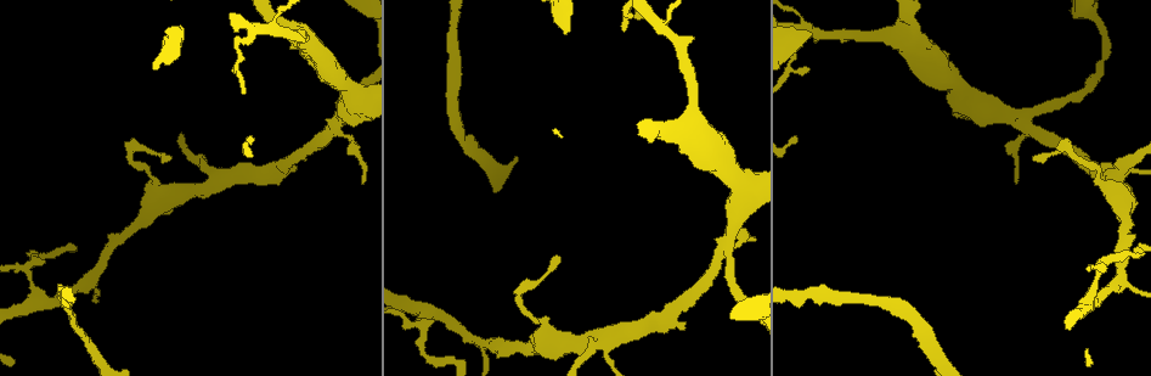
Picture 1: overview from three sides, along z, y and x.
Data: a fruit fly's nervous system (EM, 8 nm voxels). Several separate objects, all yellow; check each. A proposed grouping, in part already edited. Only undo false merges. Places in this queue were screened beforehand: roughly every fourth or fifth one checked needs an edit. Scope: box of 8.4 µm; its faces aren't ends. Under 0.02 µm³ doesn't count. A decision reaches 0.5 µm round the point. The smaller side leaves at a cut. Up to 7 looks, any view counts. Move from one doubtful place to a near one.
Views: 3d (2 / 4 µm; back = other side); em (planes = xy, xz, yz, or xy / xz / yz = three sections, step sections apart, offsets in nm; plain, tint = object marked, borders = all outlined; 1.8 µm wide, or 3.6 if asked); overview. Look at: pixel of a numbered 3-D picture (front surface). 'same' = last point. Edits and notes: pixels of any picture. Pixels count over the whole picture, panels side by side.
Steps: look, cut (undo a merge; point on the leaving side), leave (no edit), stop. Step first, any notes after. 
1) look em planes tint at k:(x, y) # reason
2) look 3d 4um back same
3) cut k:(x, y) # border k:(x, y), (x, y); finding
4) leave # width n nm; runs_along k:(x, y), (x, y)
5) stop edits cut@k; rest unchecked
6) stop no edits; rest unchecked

look 3d 4um at 1:(216, 179) # small branch off a trunk

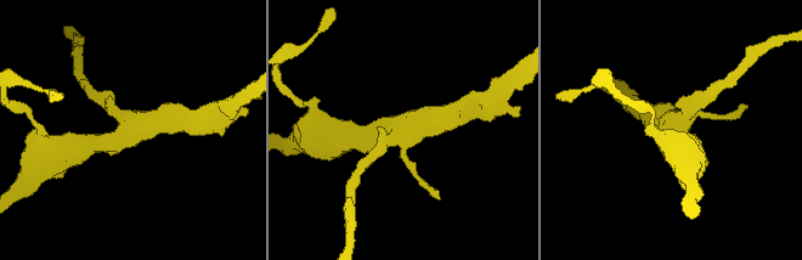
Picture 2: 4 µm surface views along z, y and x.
look em planes tint at 2:(677, 130) # arms 4; shape alone is not enough

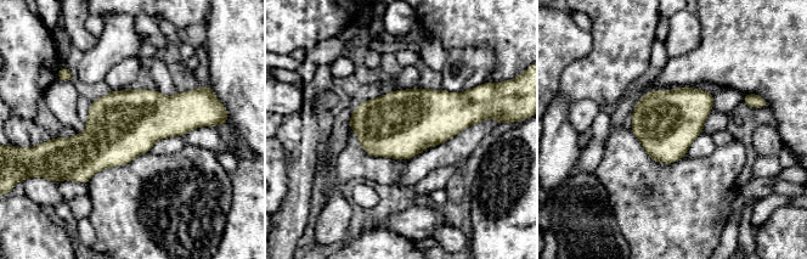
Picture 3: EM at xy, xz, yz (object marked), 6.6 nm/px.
leave # one neuron here

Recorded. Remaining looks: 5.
look em xz step 8 tint at 1:(523, 348) # thick turns thin

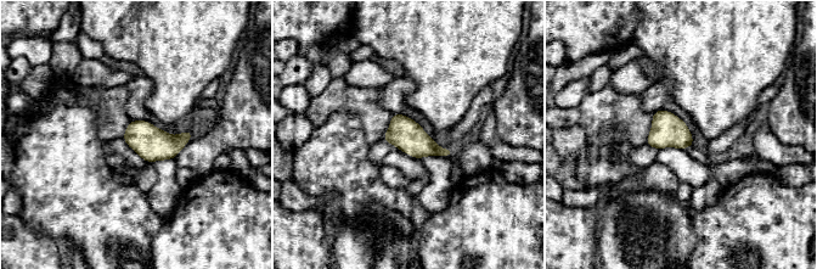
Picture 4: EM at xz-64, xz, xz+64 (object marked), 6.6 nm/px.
look em planes borders same # another direction

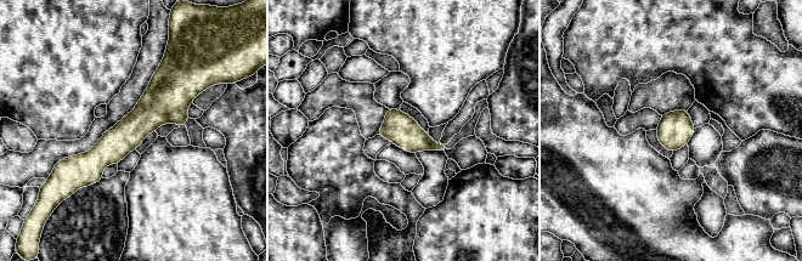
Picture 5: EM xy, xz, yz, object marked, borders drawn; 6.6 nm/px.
leave # runs_along 5:(169, 69), (167, 94), (82, 183); one neuron here

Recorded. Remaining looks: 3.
look em planes borders at 1:(236, 52) # calibre changes

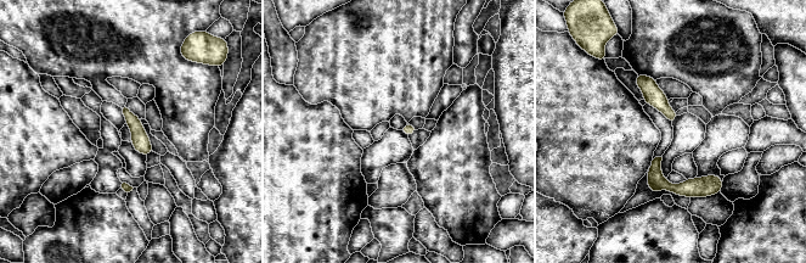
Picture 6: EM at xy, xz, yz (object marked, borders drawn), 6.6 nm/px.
leave # runs_along 6:(640, 77), (671, 115), (671, 118); all the same neuron

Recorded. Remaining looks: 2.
stop no edits; rest unchecked

